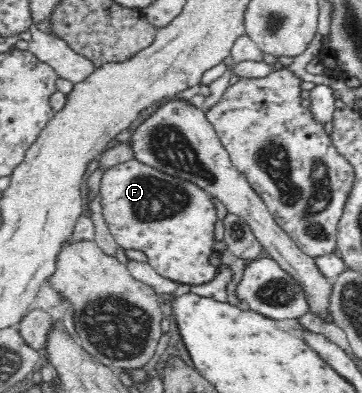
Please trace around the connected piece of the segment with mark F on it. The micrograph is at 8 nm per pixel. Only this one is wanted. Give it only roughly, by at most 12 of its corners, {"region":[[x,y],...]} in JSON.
{"region":[[135,158],[106,168],[103,217],[164,279],[210,283],[204,188]]}

